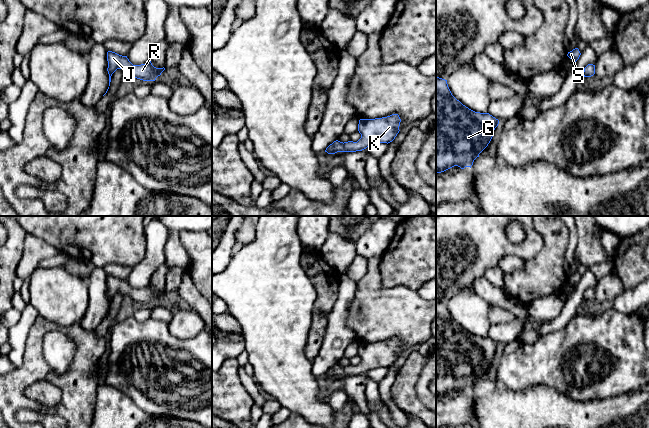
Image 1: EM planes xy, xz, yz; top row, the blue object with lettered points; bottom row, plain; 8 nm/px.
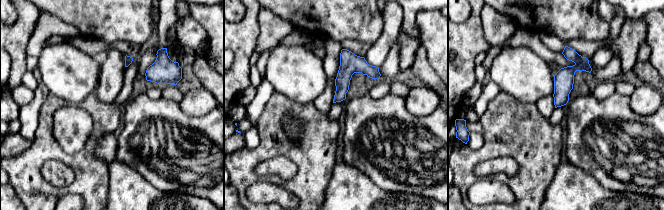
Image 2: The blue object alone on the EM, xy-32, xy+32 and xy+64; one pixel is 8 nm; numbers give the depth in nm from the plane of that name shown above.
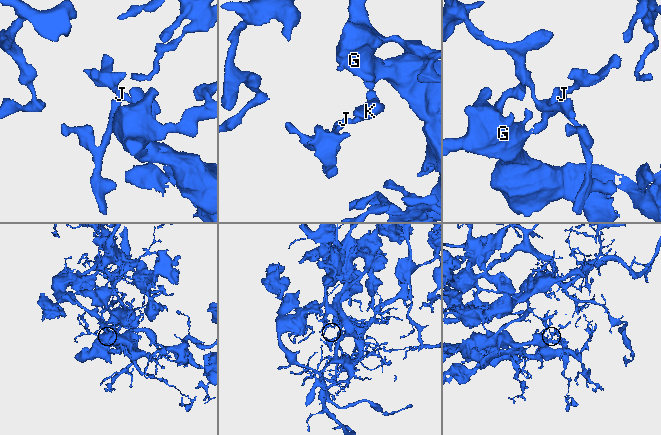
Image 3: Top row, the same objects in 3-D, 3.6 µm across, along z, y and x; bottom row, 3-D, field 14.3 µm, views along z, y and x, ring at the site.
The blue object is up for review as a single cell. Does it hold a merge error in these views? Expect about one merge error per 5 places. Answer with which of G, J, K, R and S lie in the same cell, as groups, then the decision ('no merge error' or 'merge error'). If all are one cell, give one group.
groups G J K R S; no merge error

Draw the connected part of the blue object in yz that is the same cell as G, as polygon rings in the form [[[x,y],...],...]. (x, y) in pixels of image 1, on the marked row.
[[[436,77],[436,173],[444,172],[454,166],[461,169],[471,168],[474,160],[490,143],[498,124],[499,120],[489,113],[475,112],[463,105],[452,95],[447,80]]]

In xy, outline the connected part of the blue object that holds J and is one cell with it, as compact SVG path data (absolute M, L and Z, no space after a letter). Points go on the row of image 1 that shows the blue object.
M107 52L108 61L108 74L109 74L109 86L111 82L111 76L117 69L122 69L127 73L130 73L134 78L143 81L155 81L158 76L165 70L165 68L156 68L149 60L145 64L133 65L127 56L119 55L115 52Z

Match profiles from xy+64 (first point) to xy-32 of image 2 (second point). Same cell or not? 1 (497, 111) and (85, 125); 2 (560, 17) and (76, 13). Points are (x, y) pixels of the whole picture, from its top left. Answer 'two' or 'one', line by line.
1: two
2: one

